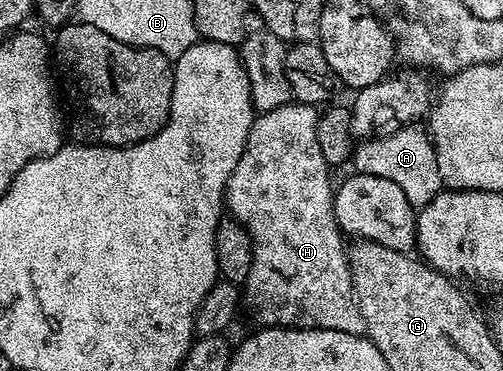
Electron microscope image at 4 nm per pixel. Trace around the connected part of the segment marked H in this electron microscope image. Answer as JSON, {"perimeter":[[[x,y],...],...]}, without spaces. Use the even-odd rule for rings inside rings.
{"perimeter":[[[289,102],[280,105],[270,112],[255,115],[254,125],[250,127],[248,142],[244,146],[244,154],[240,154],[240,162],[236,162],[236,170],[228,178],[226,187],[225,207],[233,219],[238,220],[248,230],[252,242],[252,270],[248,270],[248,278],[244,285],[244,304],[250,307],[250,312],[259,321],[259,325],[268,328],[315,328],[316,330],[340,330],[344,334],[363,335],[366,323],[358,309],[358,299],[352,286],[352,274],[350,273],[350,257],[347,245],[342,245],[344,233],[338,226],[338,220],[334,216],[335,185],[330,185],[331,165],[327,164],[324,154],[320,154],[320,142],[316,138],[316,126],[318,125],[319,109],[313,104],[300,104]]]}

